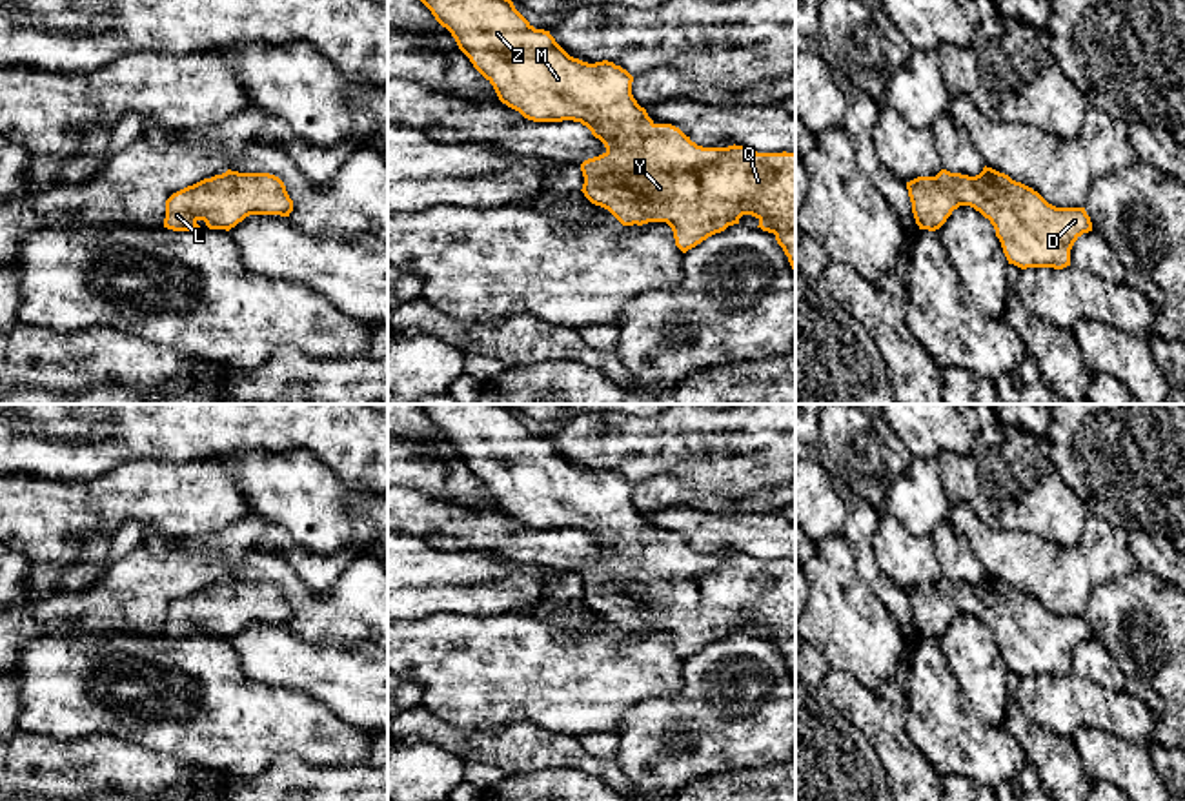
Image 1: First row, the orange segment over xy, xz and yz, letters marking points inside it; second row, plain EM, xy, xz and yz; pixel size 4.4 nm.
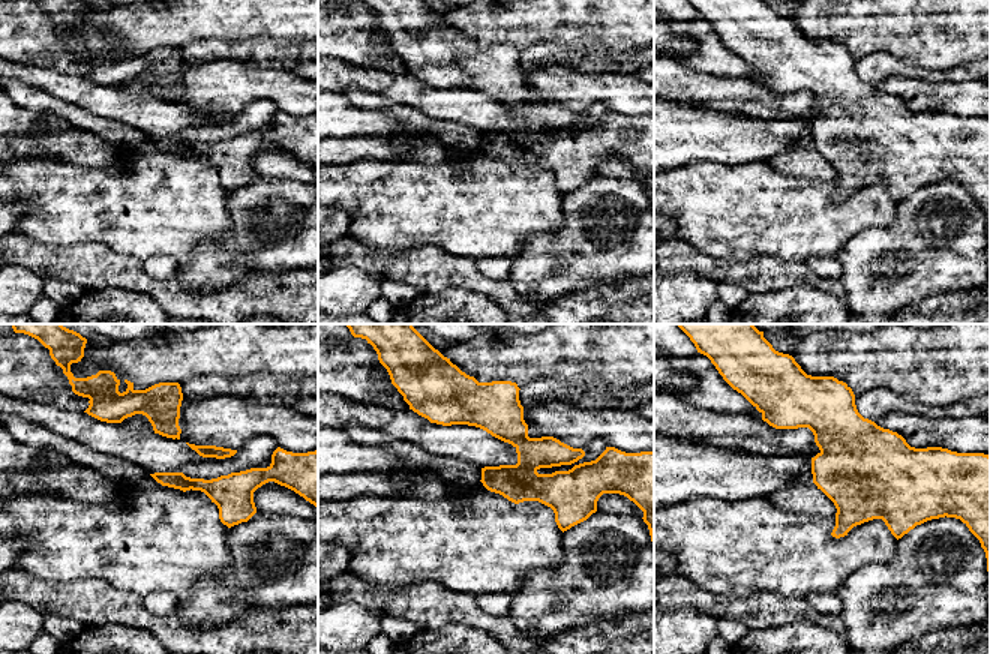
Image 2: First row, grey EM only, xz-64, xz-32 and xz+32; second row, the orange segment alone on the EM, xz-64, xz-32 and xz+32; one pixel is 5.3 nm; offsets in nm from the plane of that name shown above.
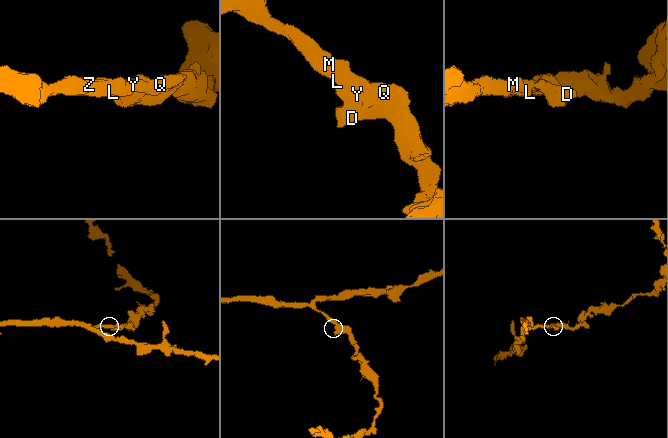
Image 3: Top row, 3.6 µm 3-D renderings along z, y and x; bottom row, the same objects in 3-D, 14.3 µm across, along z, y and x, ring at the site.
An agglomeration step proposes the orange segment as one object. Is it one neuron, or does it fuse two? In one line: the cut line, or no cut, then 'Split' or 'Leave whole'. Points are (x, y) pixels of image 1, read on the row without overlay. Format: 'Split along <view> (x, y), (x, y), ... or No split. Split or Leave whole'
No split. Leave whole

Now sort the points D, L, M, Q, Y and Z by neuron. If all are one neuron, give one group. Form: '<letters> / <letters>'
D L M Q Y Z

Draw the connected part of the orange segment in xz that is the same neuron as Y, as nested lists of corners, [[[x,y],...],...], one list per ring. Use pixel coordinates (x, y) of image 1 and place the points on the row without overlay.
[[[419,404],[435,428],[455,446],[473,475],[493,493],[499,508],[533,530],[573,528],[586,533],[606,559],[581,572],[584,604],[608,617],[623,634],[666,630],[675,654],[686,661],[708,644],[739,632],[743,623],[759,628],[763,639],[774,641],[795,679],[795,561],[757,561],[746,553],[703,555],[672,532],[655,532],[632,502],[633,484],[603,468],[595,471],[570,464],[550,442],[535,437],[508,404]]]

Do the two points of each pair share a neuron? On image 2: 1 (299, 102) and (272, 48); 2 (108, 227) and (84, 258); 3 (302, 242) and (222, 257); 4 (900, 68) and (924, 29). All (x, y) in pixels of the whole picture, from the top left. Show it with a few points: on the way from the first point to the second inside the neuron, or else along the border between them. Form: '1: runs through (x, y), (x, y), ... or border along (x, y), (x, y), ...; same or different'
1: border along (248, 60), (263, 68), (293, 69), (296, 72); different
2: border along (62, 245), (104, 243), (129, 255); different
3: runs through (282, 242), (266, 249), (242, 251); same
4: border along (870, 53), (887, 51), (909, 63), (939, 71); different

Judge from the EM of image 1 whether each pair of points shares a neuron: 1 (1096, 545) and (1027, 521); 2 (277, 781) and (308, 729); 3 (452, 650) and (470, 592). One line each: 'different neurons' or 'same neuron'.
1: different neurons
2: different neurons
3: different neurons

